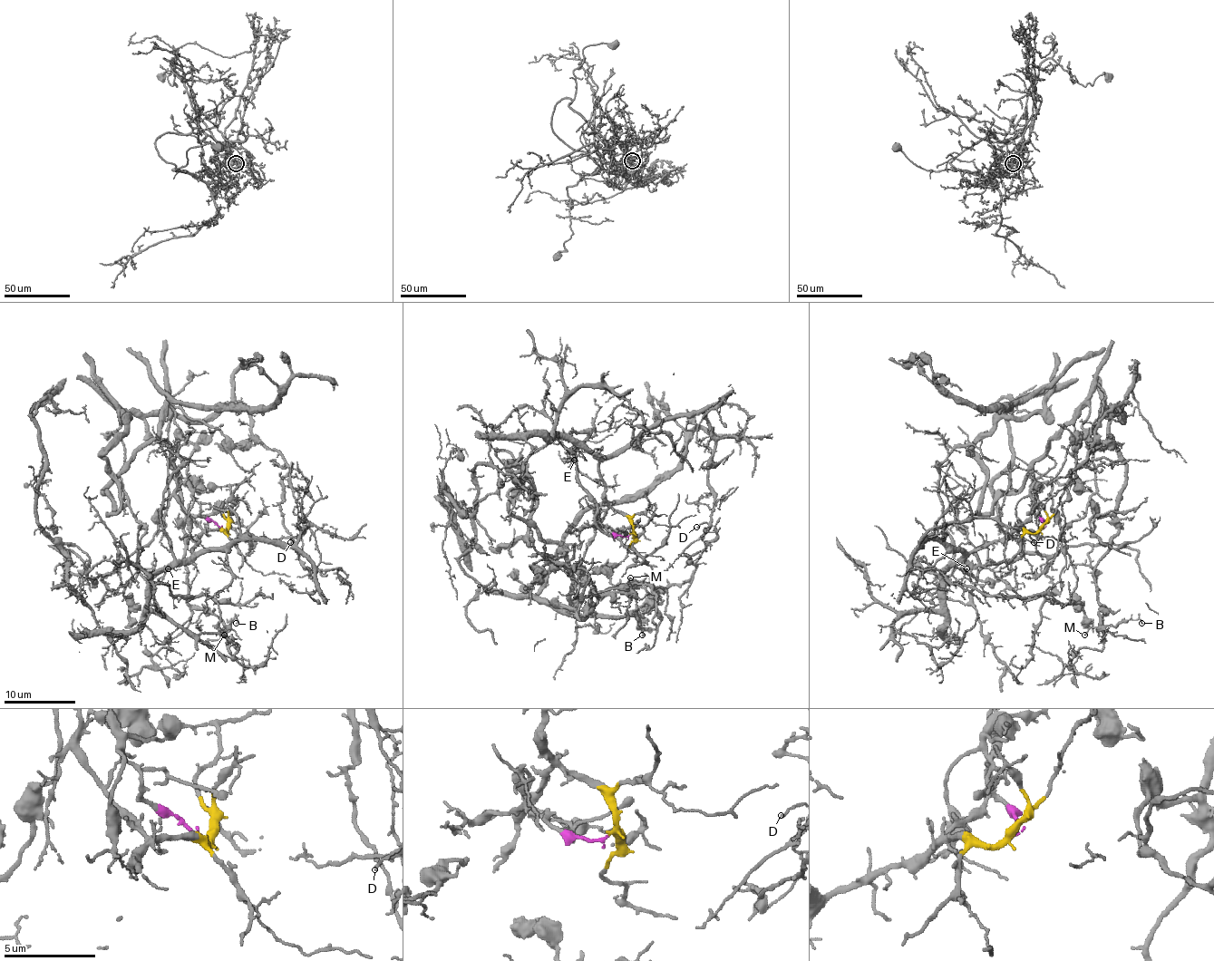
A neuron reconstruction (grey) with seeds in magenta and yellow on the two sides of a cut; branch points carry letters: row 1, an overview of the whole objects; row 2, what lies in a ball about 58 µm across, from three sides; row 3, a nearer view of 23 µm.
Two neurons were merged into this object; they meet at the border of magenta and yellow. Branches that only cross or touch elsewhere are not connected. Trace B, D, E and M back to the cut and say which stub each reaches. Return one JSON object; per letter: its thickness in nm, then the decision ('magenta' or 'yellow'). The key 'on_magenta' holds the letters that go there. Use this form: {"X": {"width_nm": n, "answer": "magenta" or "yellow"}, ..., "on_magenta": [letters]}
{"B": {"width_nm": 90, "answer": "magenta"}, "D": {"width_nm": 130, "answer": "yellow"}, "E": {"width_nm": 100, "answer": "yellow"}, "M": {"width_nm": 140, "answer": "magenta"}, "on_magenta": ["B", "M"]}

